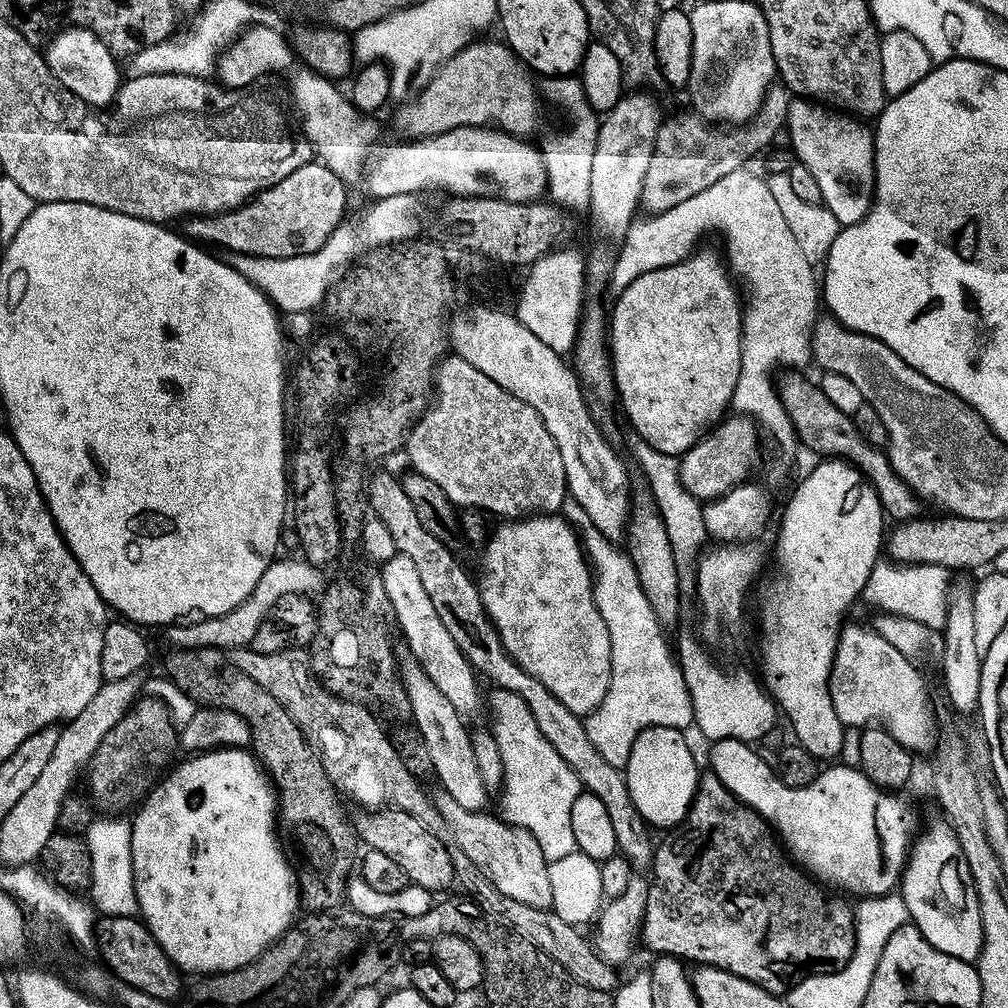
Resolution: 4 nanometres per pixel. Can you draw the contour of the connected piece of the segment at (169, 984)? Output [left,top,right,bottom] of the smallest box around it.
[94,916,181,1001]

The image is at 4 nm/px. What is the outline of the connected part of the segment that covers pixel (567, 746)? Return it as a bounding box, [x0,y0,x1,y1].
[368,471,654,869]

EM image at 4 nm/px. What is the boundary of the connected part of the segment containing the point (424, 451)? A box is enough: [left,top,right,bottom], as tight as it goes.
[404,354,568,519]

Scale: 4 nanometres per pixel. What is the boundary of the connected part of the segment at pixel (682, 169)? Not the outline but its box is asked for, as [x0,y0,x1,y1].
[639,86,790,214]

